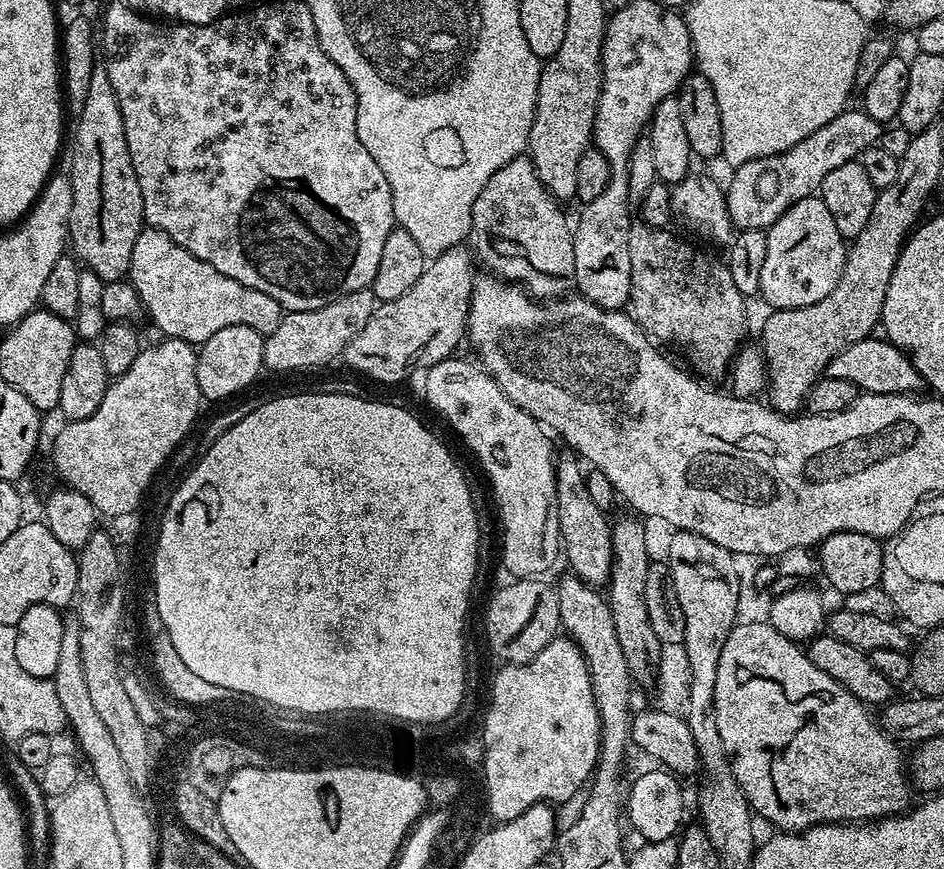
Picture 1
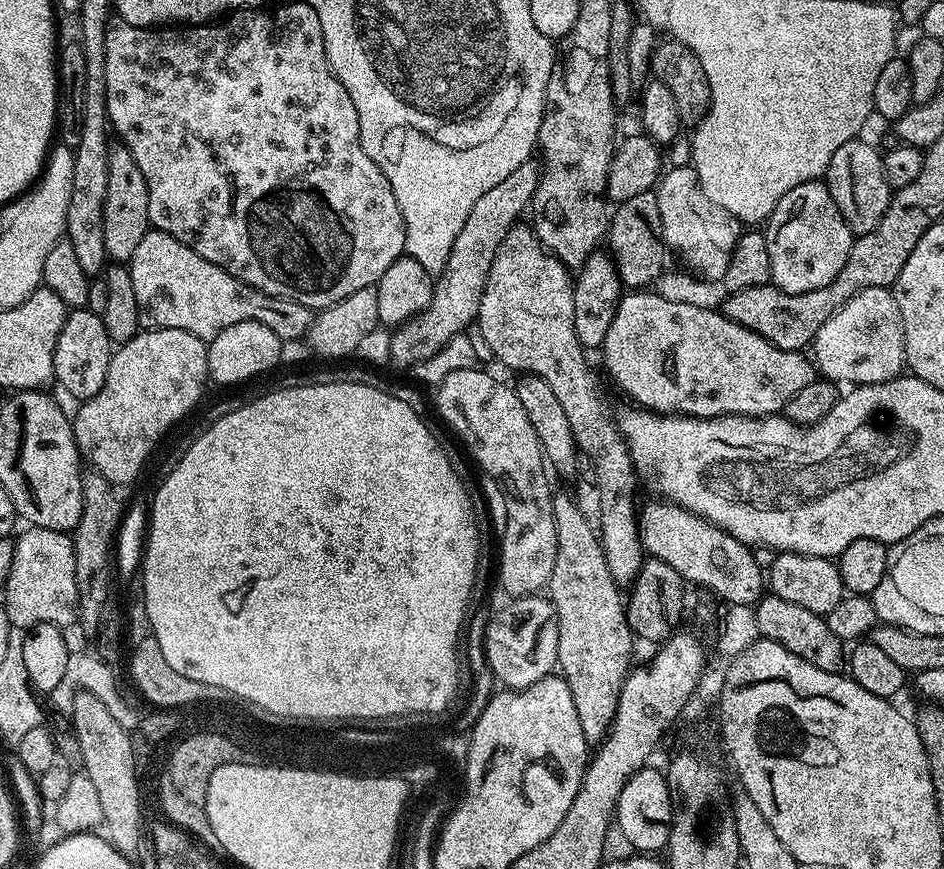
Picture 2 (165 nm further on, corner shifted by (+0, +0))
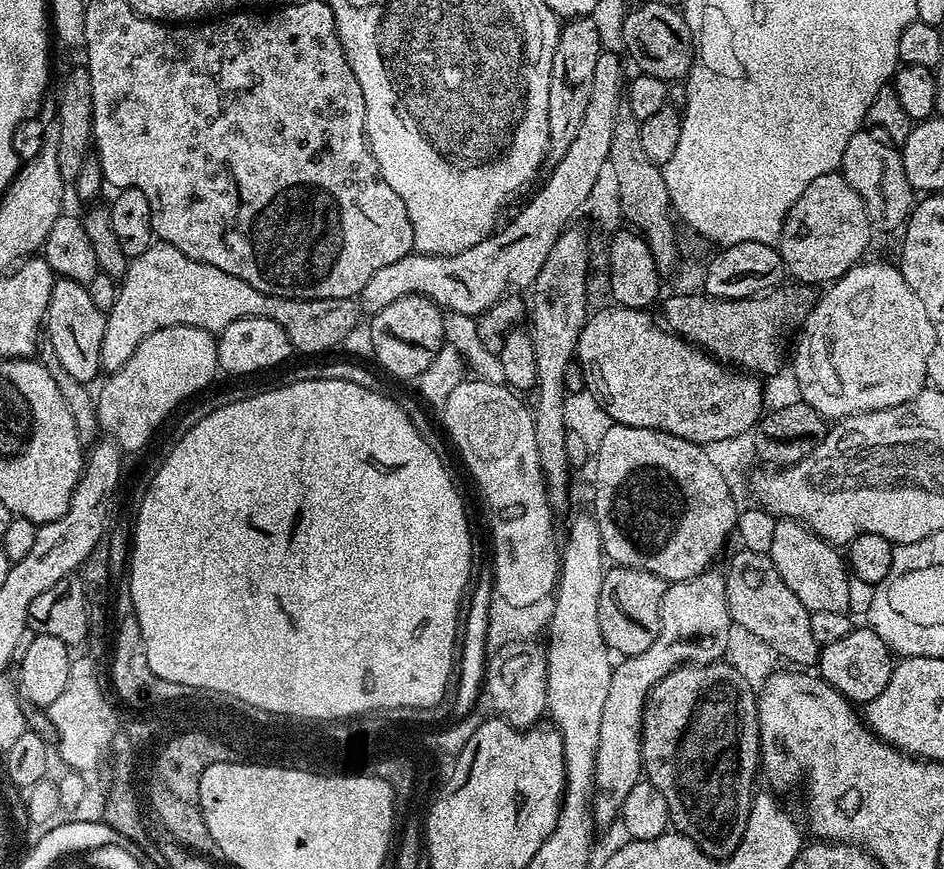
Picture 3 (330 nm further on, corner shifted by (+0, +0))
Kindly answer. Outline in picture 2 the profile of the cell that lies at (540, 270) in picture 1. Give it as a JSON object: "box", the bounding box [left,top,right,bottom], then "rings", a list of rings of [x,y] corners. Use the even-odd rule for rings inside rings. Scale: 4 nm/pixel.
{"box":[478,223,646,586],"rings":[[[517,223],[516,227],[510,230],[510,234],[506,234],[502,246],[498,246],[496,257],[490,266],[480,303],[478,336],[486,340],[486,345],[490,346],[497,361],[500,360],[512,370],[518,370],[517,373],[542,378],[557,395],[558,402],[569,419],[571,436],[575,440],[577,451],[587,454],[594,465],[594,486],[599,492],[596,528],[606,566],[617,585],[628,586],[636,580],[638,570],[646,559],[646,553],[641,546],[638,503],[634,500],[636,467],[632,463],[628,443],[620,432],[614,412],[612,416],[609,406],[600,394],[598,382],[585,358],[585,349],[581,348],[578,342],[578,334],[574,330],[573,287],[573,277],[563,262],[540,245],[539,238],[527,223]]]}

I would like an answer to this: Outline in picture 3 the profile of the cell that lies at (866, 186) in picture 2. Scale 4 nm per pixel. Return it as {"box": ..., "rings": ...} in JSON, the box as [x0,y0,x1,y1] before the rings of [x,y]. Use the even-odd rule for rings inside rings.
{"box":[839,130,914,232],"rings":[[[861,130],[854,134],[854,138],[850,138],[846,154],[842,154],[839,171],[846,178],[846,182],[850,182],[854,190],[858,190],[868,211],[868,217],[872,219],[873,229],[880,231],[881,228],[884,232],[892,232],[896,228],[897,231],[903,229],[912,214],[914,193],[906,178],[906,170],[902,170],[899,151],[879,135],[876,137],[871,134],[876,135],[871,131]]]}

